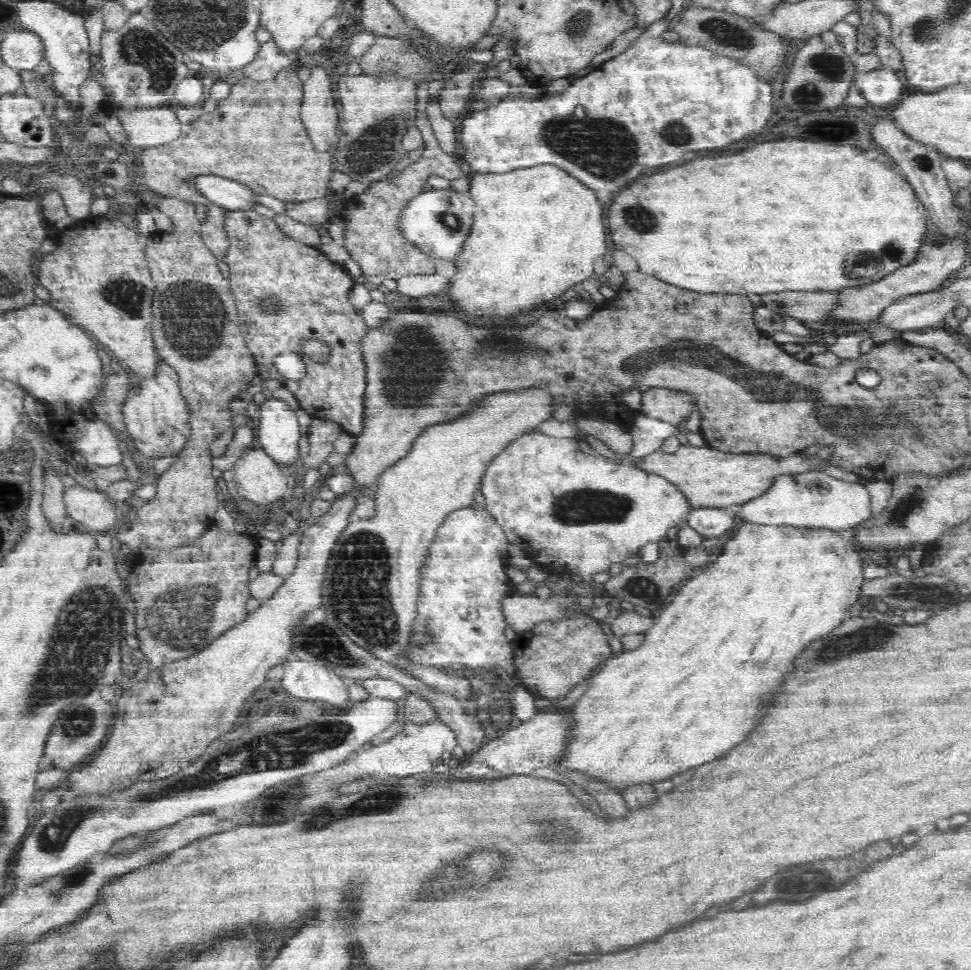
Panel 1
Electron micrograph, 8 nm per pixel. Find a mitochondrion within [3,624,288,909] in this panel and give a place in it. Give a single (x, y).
(54, 837)

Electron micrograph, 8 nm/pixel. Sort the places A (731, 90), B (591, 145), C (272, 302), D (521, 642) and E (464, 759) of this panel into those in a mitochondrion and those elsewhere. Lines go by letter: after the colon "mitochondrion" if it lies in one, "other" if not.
A: other
B: mitochondrion
C: mitochondrion
D: other
E: other

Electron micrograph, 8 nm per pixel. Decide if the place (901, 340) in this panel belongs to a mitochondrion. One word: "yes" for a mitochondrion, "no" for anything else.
no

